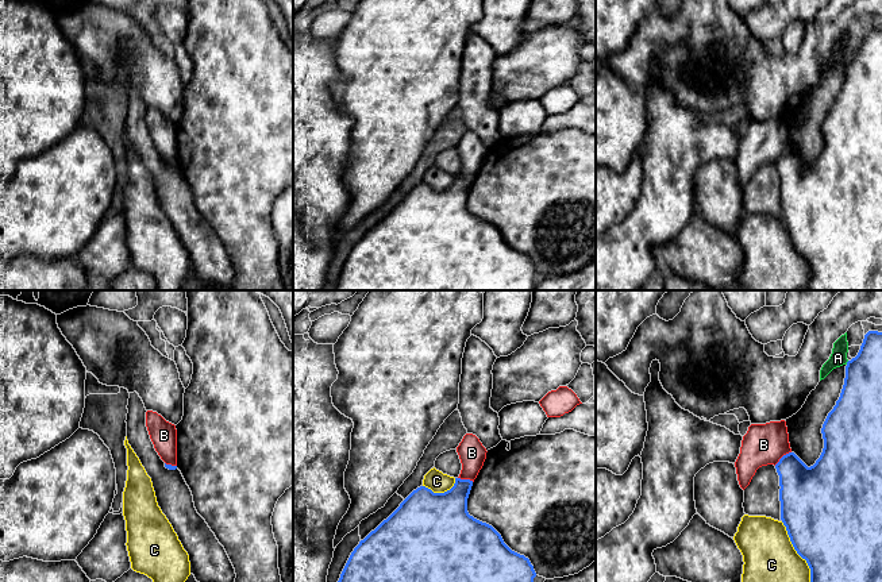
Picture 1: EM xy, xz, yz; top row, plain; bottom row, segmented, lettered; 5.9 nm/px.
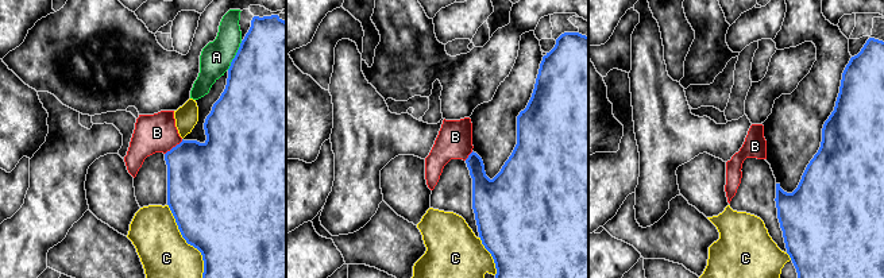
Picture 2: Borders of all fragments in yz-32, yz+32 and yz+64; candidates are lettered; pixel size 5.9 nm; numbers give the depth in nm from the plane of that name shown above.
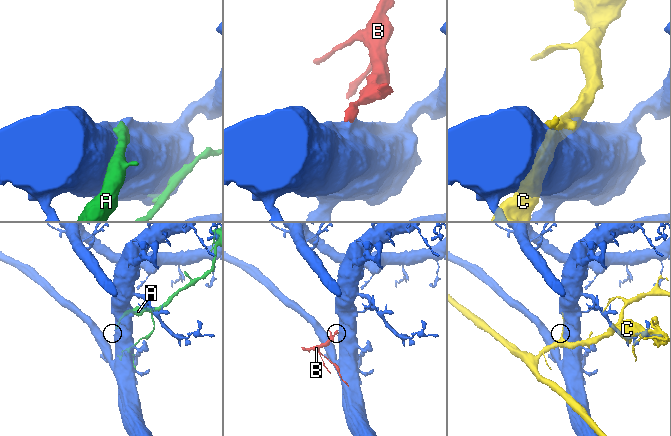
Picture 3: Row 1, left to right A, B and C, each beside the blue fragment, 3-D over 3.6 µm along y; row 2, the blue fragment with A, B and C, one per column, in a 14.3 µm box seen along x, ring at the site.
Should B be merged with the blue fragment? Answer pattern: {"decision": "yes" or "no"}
{"decision": "no"}

